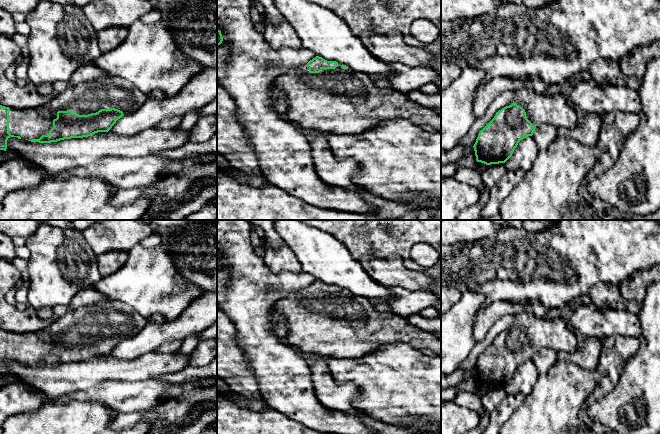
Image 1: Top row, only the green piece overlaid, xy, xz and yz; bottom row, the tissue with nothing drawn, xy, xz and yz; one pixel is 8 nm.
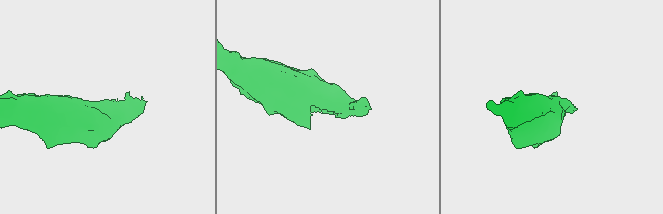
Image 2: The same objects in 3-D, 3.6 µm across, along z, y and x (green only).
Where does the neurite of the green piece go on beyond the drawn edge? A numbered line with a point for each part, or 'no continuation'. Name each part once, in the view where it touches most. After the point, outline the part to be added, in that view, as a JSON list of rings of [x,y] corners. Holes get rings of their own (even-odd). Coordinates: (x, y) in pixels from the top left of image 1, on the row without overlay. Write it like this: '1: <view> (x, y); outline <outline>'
1: xy (106, 316); outline [[[104,298],[96,304],[68,311],[43,330],[24,334],[10,332],[9,357],[22,364],[39,363],[53,352],[58,335],[70,333],[73,337],[88,339],[115,332],[129,339],[146,324],[147,320],[132,307]]]

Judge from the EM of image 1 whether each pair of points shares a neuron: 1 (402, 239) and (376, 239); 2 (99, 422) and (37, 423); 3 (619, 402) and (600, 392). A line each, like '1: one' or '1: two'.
1: one
2: one
3: two

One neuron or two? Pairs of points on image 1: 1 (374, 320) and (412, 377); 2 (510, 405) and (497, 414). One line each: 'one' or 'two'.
1: two
2: one

